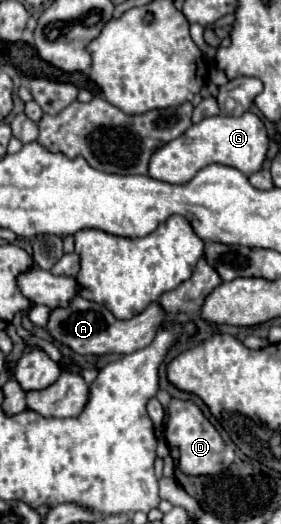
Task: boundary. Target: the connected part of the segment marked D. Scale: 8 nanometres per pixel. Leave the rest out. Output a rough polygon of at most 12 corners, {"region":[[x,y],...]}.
{"region":[[172,398],[164,438],[188,476],[234,460],[192,400]]}

